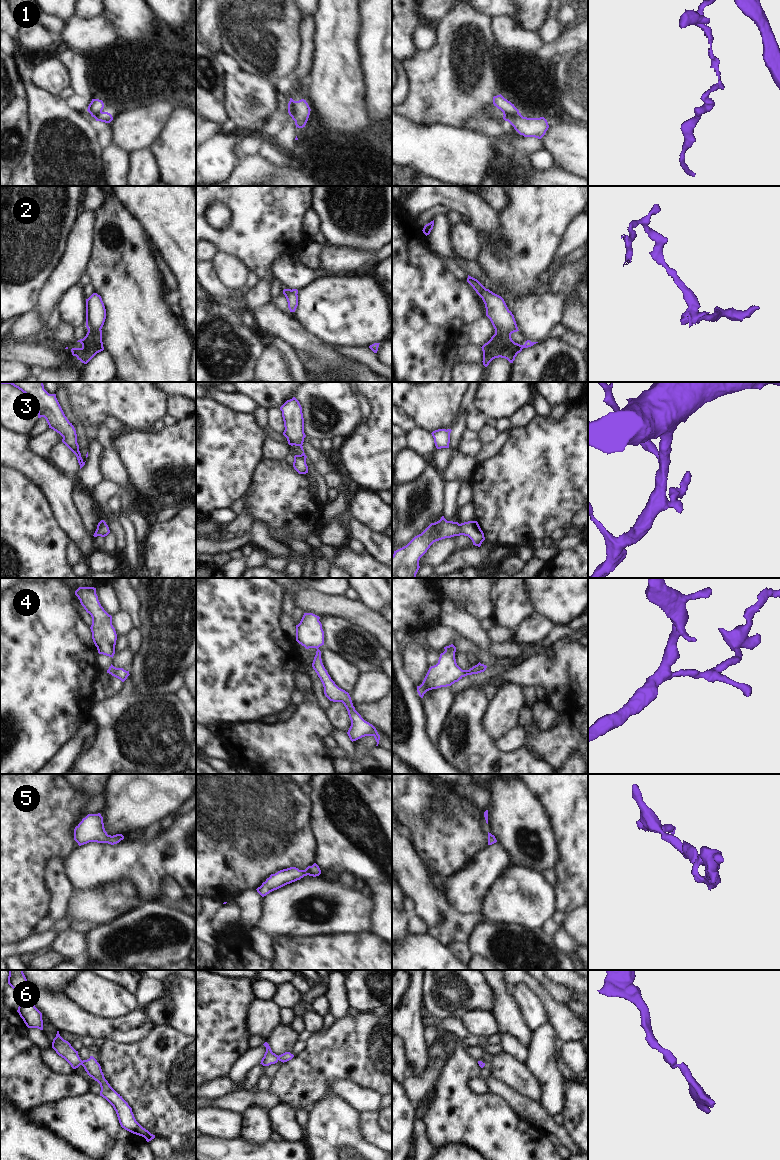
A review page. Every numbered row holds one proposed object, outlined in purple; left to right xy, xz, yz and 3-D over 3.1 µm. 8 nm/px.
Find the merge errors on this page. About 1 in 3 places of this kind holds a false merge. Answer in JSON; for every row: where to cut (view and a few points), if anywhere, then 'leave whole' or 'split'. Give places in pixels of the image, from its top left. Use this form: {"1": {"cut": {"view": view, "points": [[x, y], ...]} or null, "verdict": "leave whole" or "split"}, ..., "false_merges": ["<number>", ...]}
{"1": {"cut": {"view": "xz", "points": [[294, 101], [291, 116]]}, "verdict": "split"}, "2": {"cut": null, "verdict": "leave whole"}, "3": {"cut": null, "verdict": "leave whole"}, "4": {"cut": null, "verdict": "leave whole"}, "5": {"cut": null, "verdict": "leave whole"}, "6": {"cut": null, "verdict": "leave whole"}, "false_merges": ["1"]}

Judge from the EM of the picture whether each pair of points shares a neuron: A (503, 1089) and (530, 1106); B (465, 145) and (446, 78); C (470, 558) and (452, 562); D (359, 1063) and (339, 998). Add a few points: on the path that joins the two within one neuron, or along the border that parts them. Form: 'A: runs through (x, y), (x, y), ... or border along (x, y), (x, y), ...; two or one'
A: runs through (510, 1095), (523, 1106); one
B: border along (437, 123), (458, 128), (464, 127); two
C: runs through (466, 559), (456, 562); one
D: border along (347, 1013), (336, 1020); two

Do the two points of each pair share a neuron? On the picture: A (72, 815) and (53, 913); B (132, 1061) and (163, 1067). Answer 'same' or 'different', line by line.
A: different
B: same

